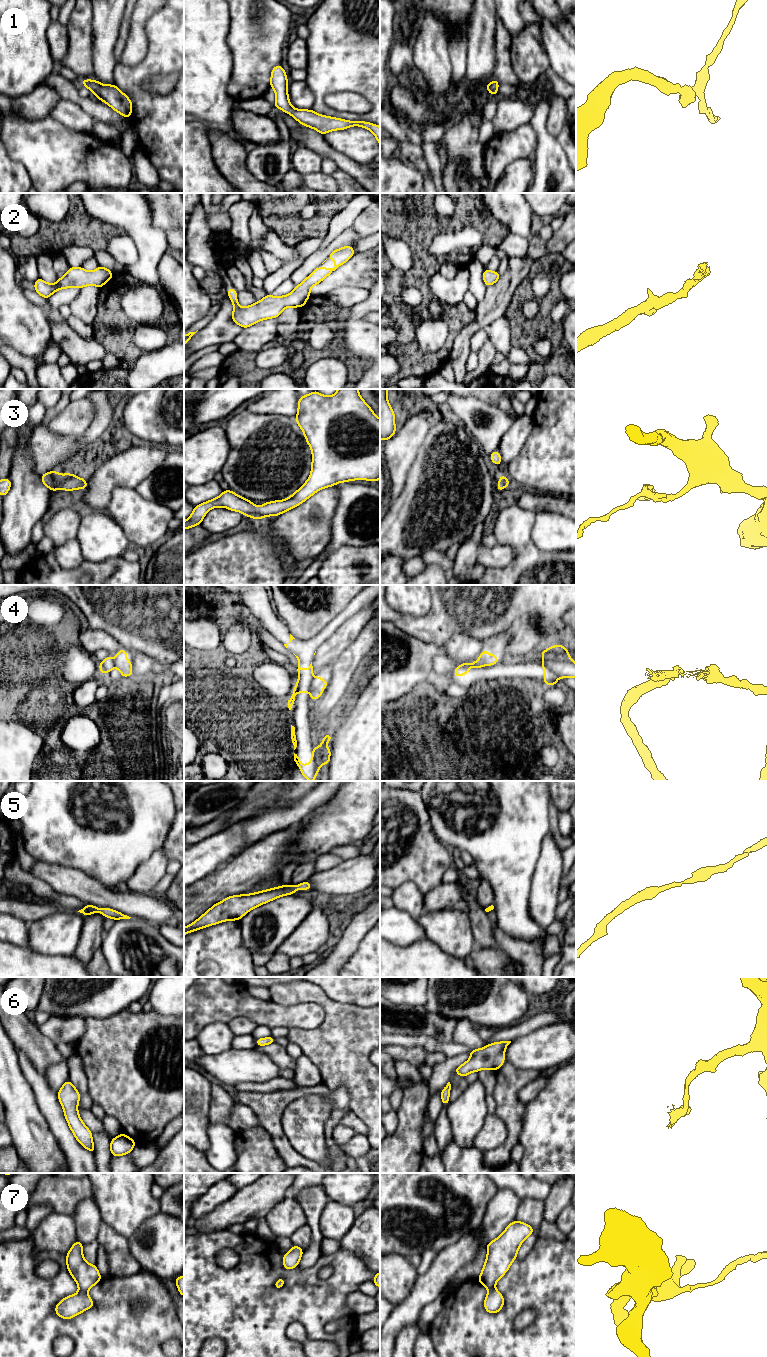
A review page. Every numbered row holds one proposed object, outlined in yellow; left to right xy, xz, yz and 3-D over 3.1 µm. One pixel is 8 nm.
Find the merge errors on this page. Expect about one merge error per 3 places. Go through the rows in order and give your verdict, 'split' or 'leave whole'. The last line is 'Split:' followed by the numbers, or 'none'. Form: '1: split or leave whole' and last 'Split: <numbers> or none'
1: leave whole
2: leave whole
3: leave whole
4: split
5: leave whole
6: leave whole
7: leave whole
Split: 4

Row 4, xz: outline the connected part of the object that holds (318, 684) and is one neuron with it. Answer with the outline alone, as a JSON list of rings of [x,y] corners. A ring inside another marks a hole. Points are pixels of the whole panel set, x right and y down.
[[[318,675],[312,682],[311,700],[317,700],[322,696],[322,690],[328,686],[328,681]]]

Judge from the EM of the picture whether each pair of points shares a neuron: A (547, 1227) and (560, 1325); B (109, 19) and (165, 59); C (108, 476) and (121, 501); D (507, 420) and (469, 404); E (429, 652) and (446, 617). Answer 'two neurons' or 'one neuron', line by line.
A: two neurons
B: two neurons
C: two neurons
D: one neuron
E: two neurons

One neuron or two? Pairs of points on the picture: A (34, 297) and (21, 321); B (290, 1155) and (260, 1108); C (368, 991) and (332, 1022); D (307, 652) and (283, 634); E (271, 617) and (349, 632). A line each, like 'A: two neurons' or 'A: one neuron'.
A: two neurons
B: one neuron
C: two neurons
D: one neuron
E: two neurons

